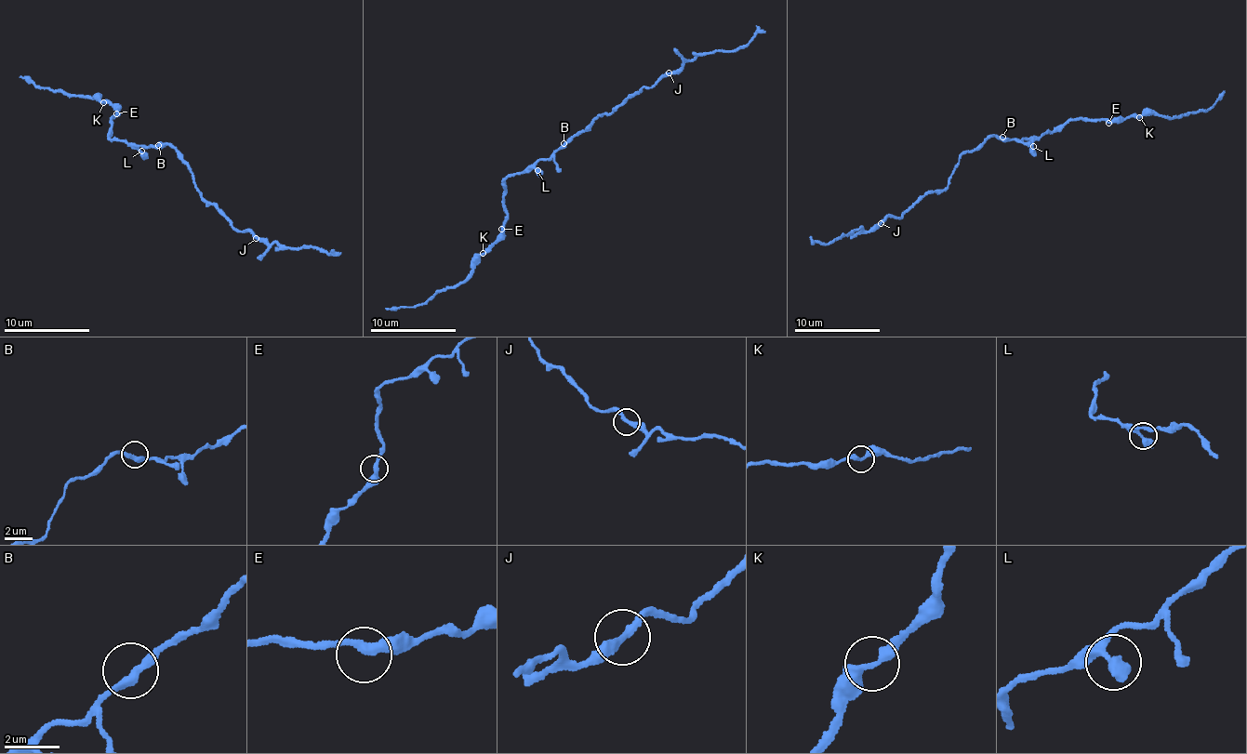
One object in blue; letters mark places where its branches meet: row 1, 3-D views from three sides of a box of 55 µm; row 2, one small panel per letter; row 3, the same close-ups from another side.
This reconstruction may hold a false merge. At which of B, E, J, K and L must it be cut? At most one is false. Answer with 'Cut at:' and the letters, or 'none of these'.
Cut at: K

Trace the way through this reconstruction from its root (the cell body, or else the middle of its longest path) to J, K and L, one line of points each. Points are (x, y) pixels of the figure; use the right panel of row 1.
J: (1002, 141), (989, 138), (966, 150), (944, 189), (928, 191), (901, 217), (886, 218), (881, 223)
K: (1002, 141), (1041, 136), (1059, 129), (1070, 119), (1139, 117)
L: (1002, 141), (1025, 138), (1033, 146)

